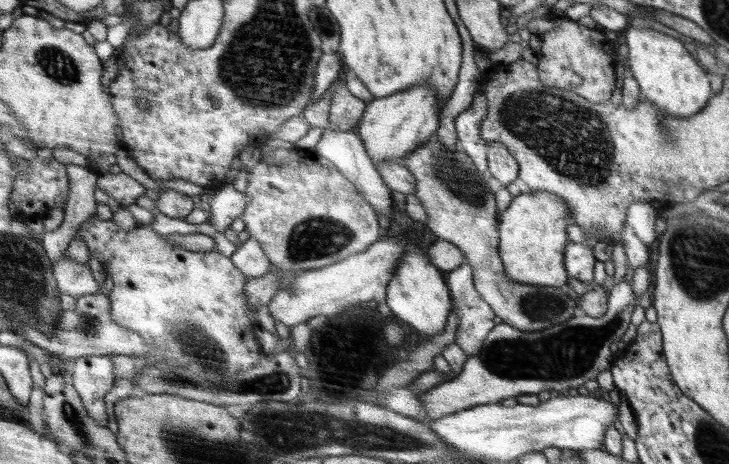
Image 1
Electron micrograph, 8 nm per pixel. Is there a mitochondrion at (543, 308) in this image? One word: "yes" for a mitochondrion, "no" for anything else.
yes

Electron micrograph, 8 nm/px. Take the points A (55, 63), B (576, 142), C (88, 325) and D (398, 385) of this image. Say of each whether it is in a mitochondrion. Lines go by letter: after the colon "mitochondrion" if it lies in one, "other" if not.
A: mitochondrion
B: mitochondrion
C: mitochondrion
D: other

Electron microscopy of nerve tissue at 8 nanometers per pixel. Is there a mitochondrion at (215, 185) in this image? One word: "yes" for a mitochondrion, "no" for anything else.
no

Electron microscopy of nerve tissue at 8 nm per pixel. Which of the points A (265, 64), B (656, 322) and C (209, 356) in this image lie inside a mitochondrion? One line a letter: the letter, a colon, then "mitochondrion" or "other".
A: mitochondrion
B: other
C: mitochondrion

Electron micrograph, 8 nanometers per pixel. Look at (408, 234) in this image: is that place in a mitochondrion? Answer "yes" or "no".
no

